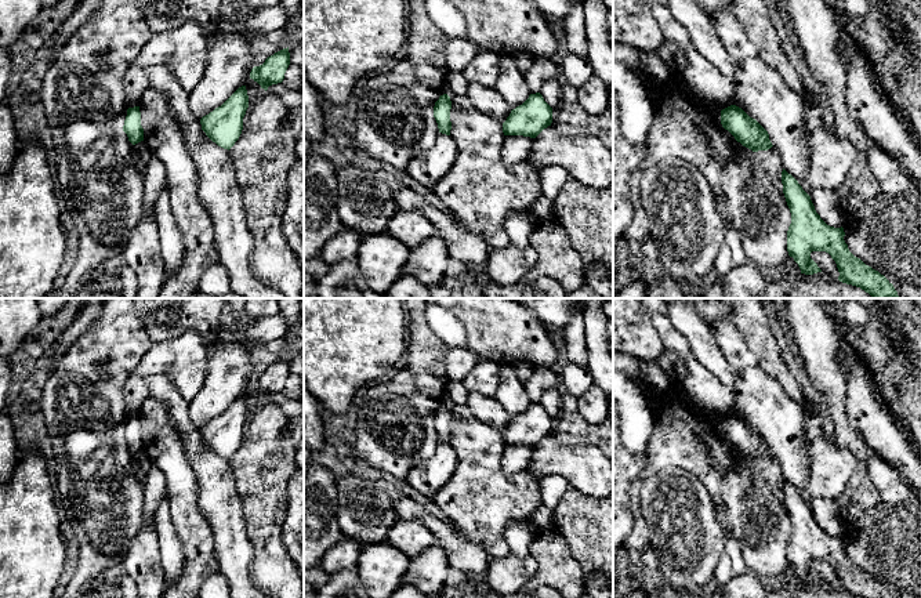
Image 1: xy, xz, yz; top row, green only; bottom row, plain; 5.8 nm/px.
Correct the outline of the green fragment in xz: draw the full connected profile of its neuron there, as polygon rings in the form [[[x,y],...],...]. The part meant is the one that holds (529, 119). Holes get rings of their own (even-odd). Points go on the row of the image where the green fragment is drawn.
[[[540,93],[530,94],[519,106],[511,110],[503,123],[504,135],[523,135],[536,138],[552,123],[552,108]]]

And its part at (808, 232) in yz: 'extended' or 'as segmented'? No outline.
as segmented

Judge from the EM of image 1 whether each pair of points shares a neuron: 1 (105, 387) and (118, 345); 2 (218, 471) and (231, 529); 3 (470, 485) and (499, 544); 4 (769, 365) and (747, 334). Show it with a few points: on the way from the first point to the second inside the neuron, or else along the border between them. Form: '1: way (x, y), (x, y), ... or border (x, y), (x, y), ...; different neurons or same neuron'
1: way (115, 377), (115, 355); same neuron
2: way (218, 485), (218, 502), (225, 515); same neuron
3: way (481, 500), (481, 517), (486, 529); same neuron
4: way (769, 358), (754, 341); same neuron

